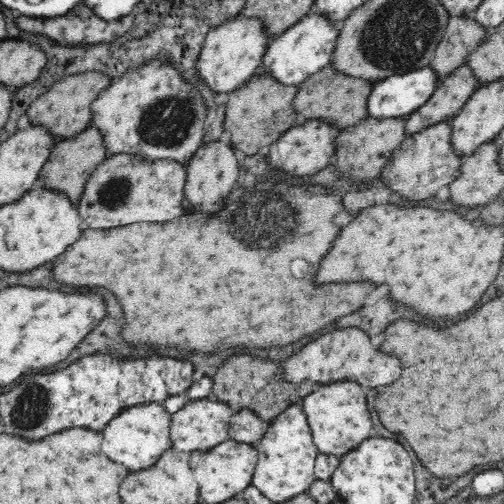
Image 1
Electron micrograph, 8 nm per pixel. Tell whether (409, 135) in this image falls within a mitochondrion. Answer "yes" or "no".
no

